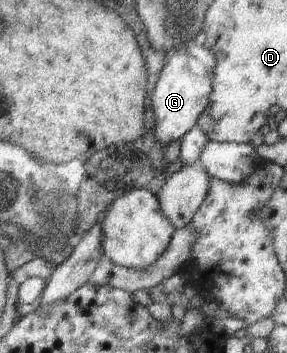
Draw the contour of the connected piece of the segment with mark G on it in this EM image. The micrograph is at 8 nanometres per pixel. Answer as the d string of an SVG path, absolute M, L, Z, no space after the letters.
M192 39L185 47L179 49L170 58L160 72L158 81L151 95L151 104L156 116L156 138L165 147L171 143L181 141L186 134L195 128L199 117L210 105L210 96L214 92L214 66L217 57L203 42Z

